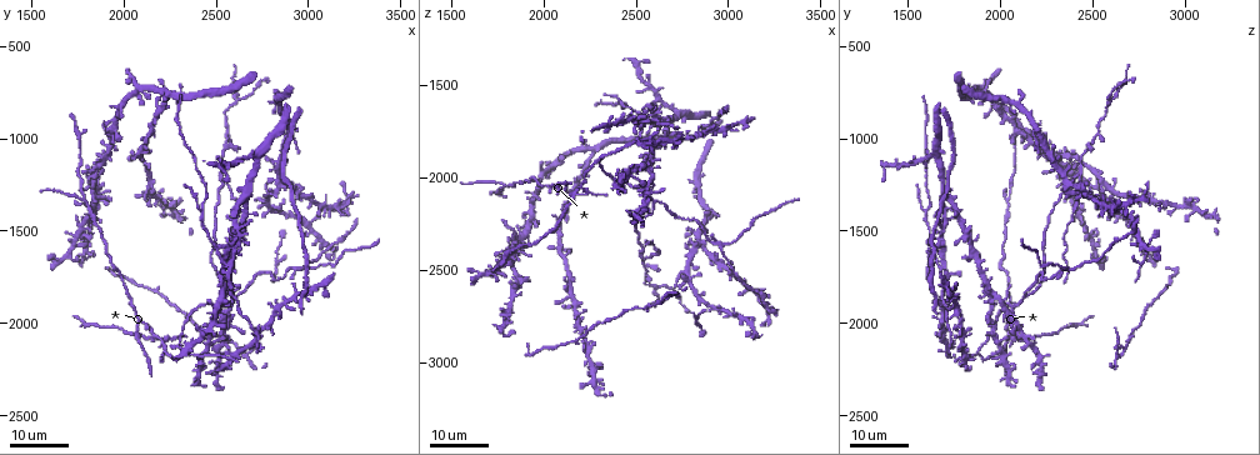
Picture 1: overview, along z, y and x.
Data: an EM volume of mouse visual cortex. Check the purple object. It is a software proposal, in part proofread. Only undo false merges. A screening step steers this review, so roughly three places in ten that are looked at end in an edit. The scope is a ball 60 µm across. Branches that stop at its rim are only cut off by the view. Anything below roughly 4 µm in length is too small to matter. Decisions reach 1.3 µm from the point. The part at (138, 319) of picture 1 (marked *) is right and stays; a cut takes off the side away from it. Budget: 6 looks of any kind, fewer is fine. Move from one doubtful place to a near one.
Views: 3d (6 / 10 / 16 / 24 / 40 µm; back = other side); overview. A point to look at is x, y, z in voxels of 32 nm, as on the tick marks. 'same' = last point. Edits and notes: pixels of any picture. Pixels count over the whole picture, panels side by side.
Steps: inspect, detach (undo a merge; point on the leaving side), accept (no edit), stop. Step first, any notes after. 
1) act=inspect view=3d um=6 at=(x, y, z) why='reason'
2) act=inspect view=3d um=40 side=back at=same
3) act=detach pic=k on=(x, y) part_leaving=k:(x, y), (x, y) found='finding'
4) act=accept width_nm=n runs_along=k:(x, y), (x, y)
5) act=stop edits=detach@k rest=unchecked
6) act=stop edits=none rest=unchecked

act=inspect view=3d um=24 at=(2600, 780, 2580) why='three-way junction'

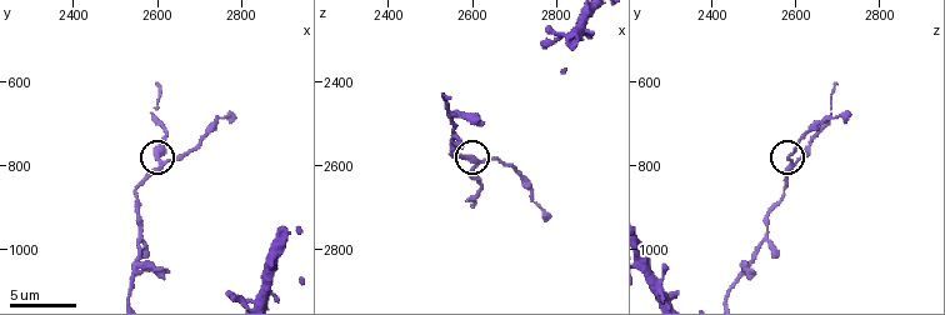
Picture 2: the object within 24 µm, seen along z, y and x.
act=inspect view=3d um=6 at=(2615, 800, 2595)

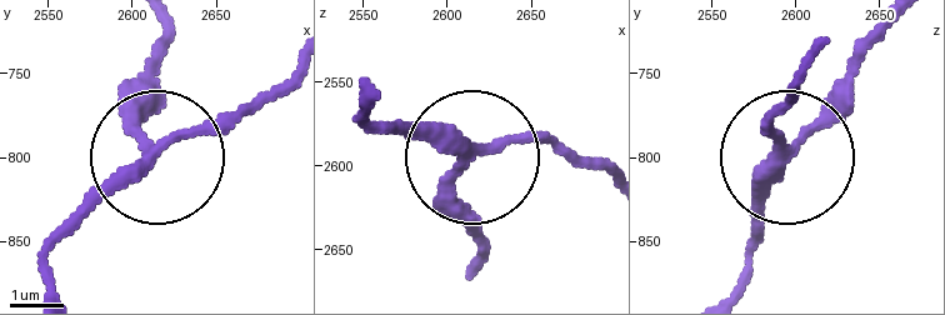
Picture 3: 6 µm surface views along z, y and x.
act=inspect view=3d um=6 side=back at=(2610, 794, 2598)

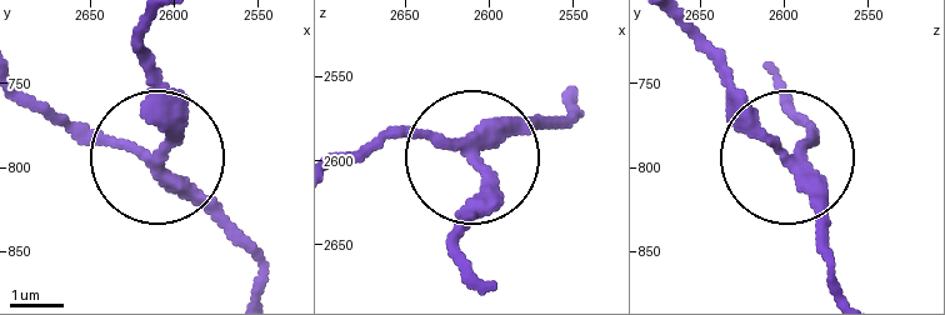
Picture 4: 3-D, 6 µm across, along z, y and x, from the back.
act=accept width_nm=230 runs_along=4:(254, 288), (244, 248), (168, 168), (164, 86), (136, 38) found='one neuron here'

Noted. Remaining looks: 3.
act=inspect view=3d um=16 at=(2980, 1700, 2380) why='arms part here'

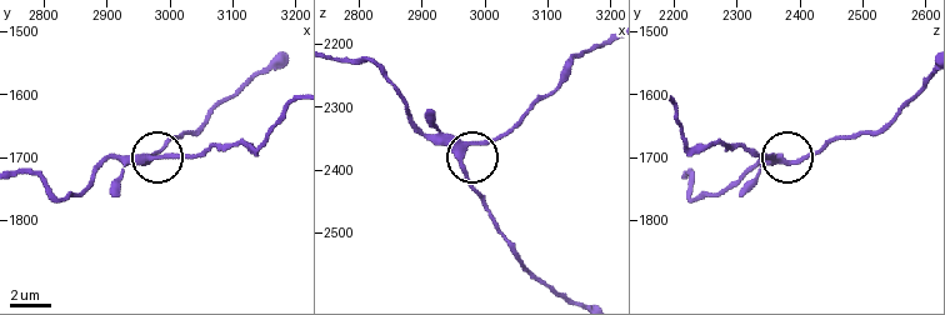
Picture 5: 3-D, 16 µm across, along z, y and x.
act=inspect view=3d um=10 at=(2960, 1700, 2370)

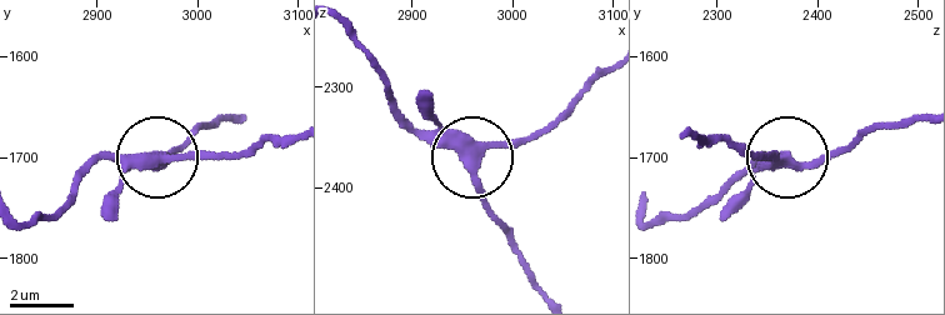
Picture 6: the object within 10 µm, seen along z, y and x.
act=accept width_nm=320 runs_along=6:(341, 28), (414, 125), (470, 154), (548, 128) found='all the same neuron'

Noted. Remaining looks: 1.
act=stop edits=none rest=unchecked

